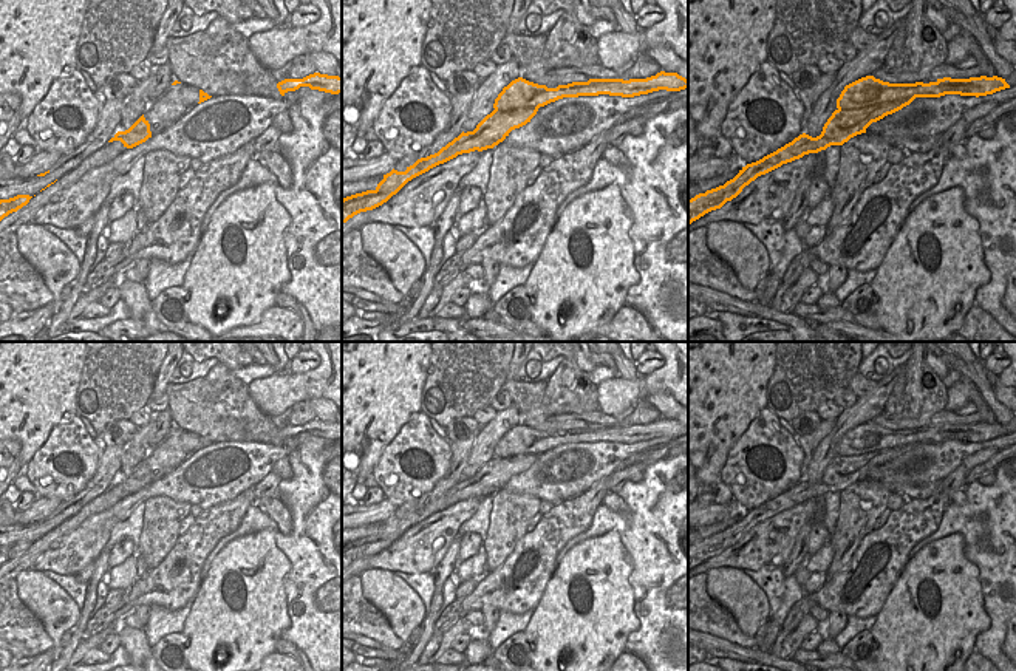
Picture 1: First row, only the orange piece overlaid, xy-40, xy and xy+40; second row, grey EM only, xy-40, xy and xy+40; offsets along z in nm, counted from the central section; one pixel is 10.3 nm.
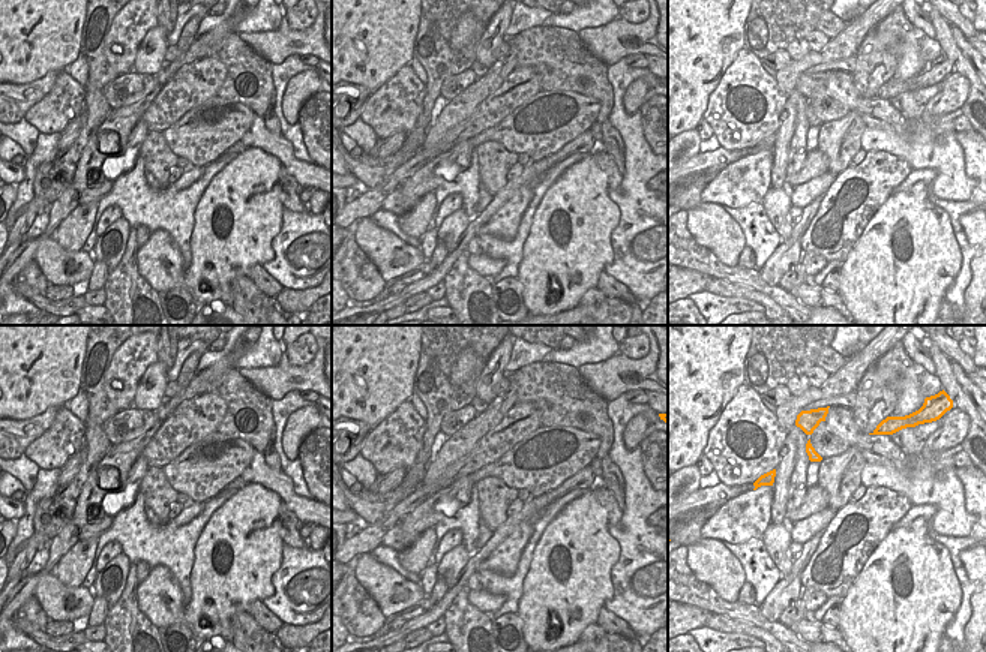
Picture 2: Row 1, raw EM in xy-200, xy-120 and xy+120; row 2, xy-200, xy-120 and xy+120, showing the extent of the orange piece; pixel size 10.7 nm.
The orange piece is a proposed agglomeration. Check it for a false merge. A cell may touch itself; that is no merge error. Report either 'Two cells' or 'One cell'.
Two cells

